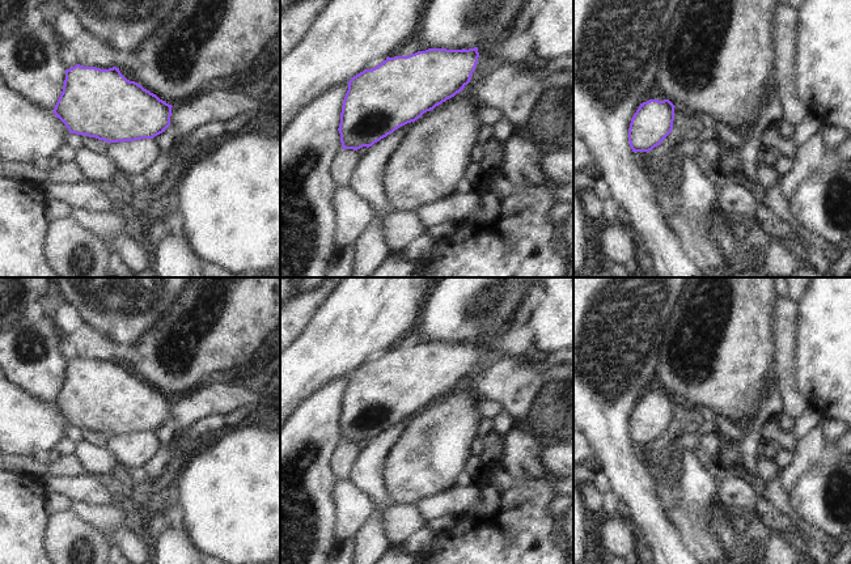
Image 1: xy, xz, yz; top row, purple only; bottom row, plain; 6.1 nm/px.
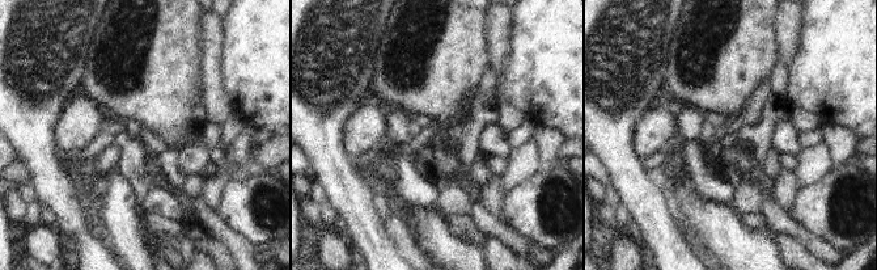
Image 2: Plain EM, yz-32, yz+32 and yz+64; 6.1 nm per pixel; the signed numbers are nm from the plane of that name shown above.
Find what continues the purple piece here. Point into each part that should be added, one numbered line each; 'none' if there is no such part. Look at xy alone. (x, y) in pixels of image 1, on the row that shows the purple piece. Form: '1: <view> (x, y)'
none

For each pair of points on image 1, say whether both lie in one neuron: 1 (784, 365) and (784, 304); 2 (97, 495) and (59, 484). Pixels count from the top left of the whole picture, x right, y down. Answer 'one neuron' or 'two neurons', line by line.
1: one neuron
2: one neuron

